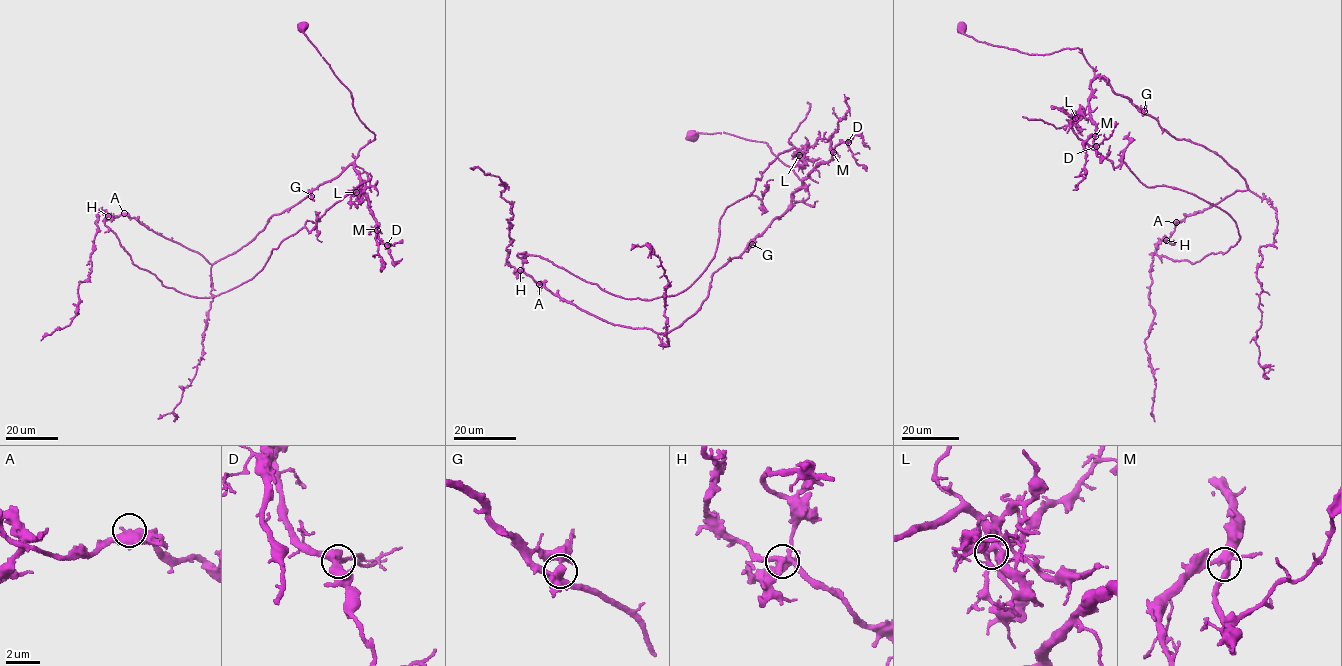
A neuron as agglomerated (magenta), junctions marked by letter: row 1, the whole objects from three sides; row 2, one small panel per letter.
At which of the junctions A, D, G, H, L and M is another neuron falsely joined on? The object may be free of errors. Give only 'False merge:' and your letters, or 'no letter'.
False merge: H

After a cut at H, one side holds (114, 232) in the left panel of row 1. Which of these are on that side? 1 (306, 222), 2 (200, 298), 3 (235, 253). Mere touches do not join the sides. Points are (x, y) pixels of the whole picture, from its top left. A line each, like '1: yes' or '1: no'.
1: yes
2: yes
3: no

